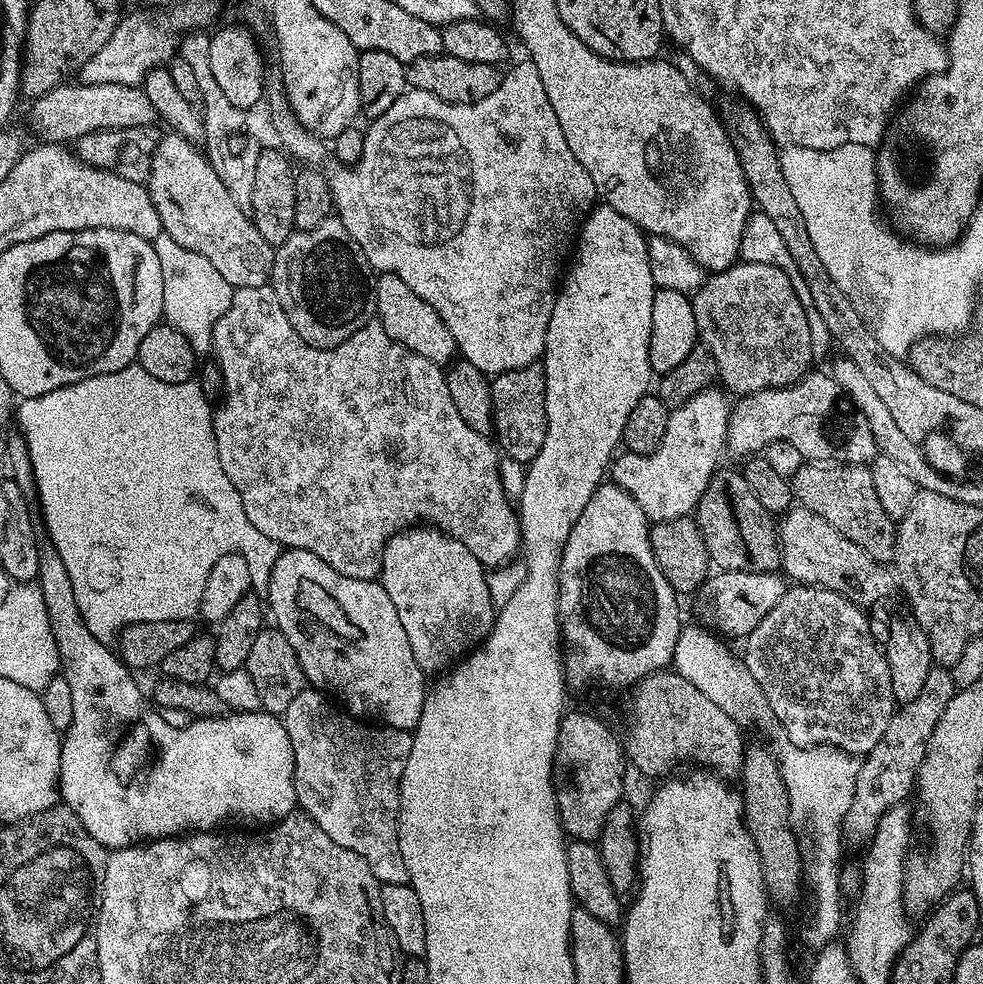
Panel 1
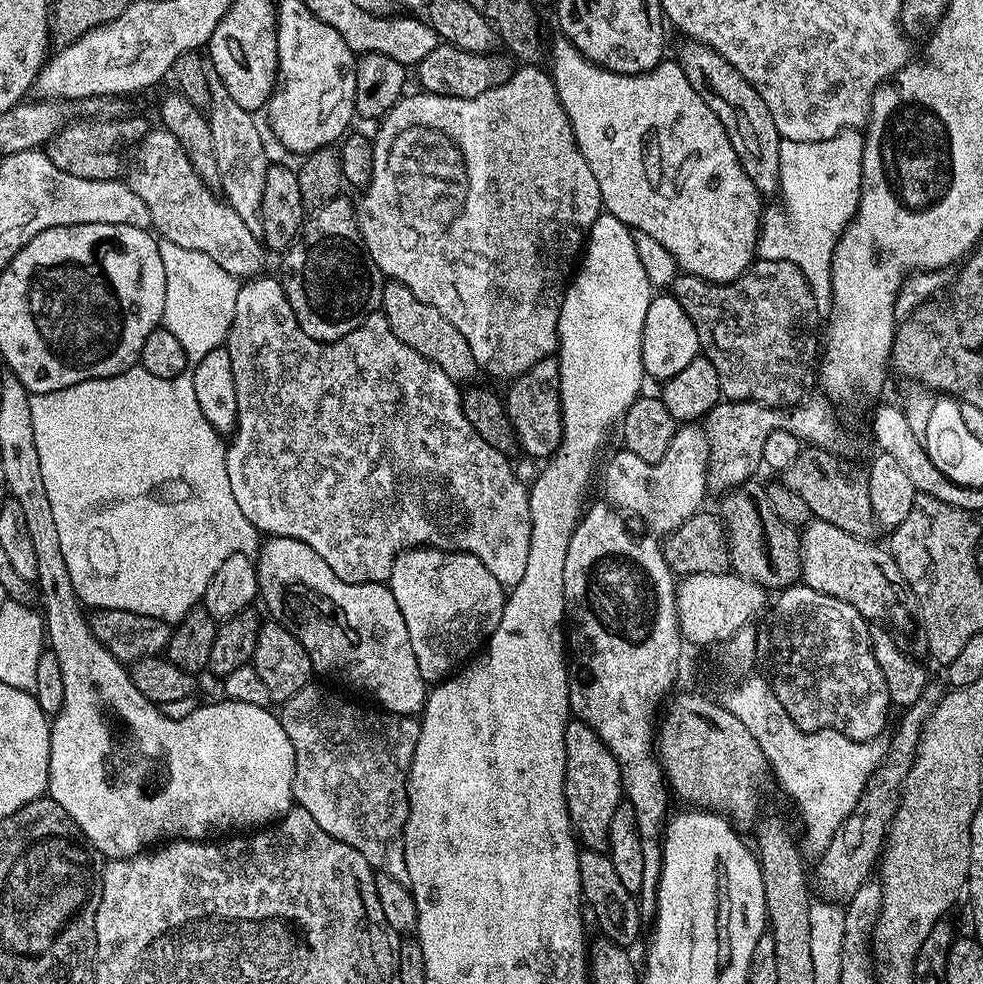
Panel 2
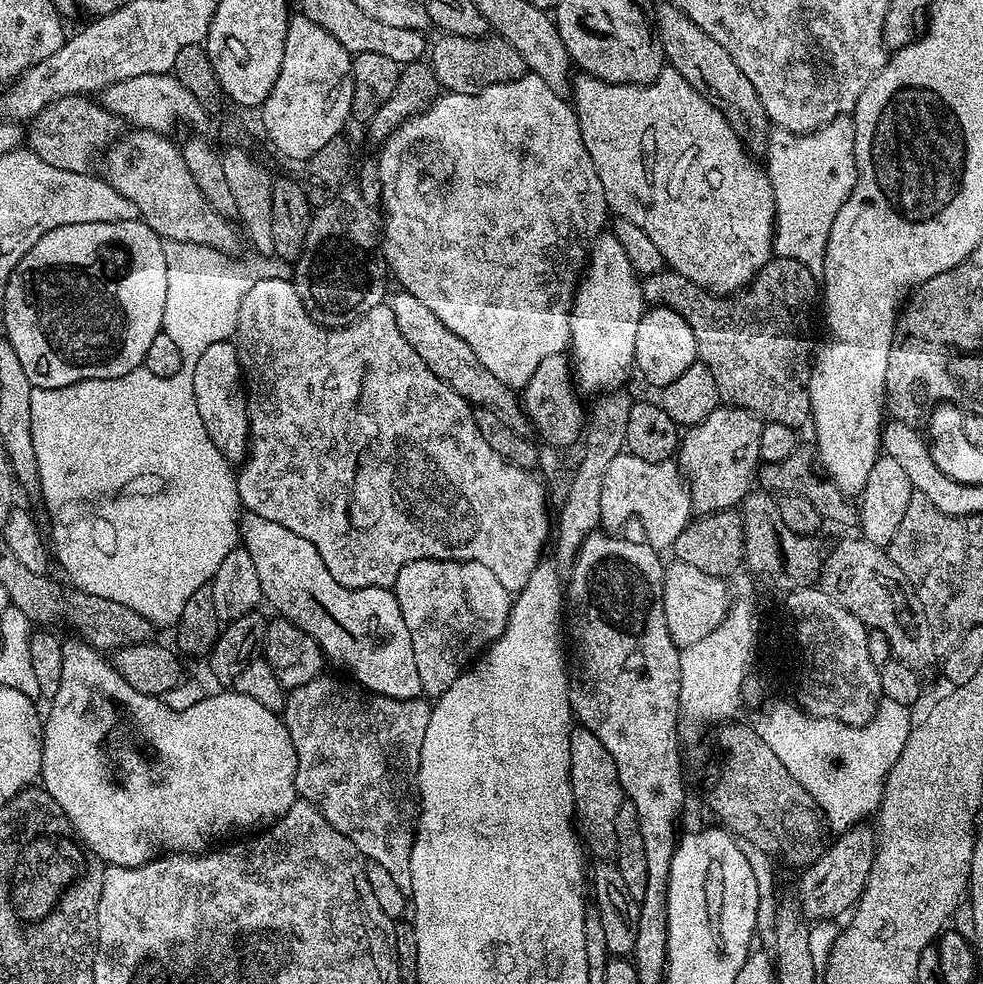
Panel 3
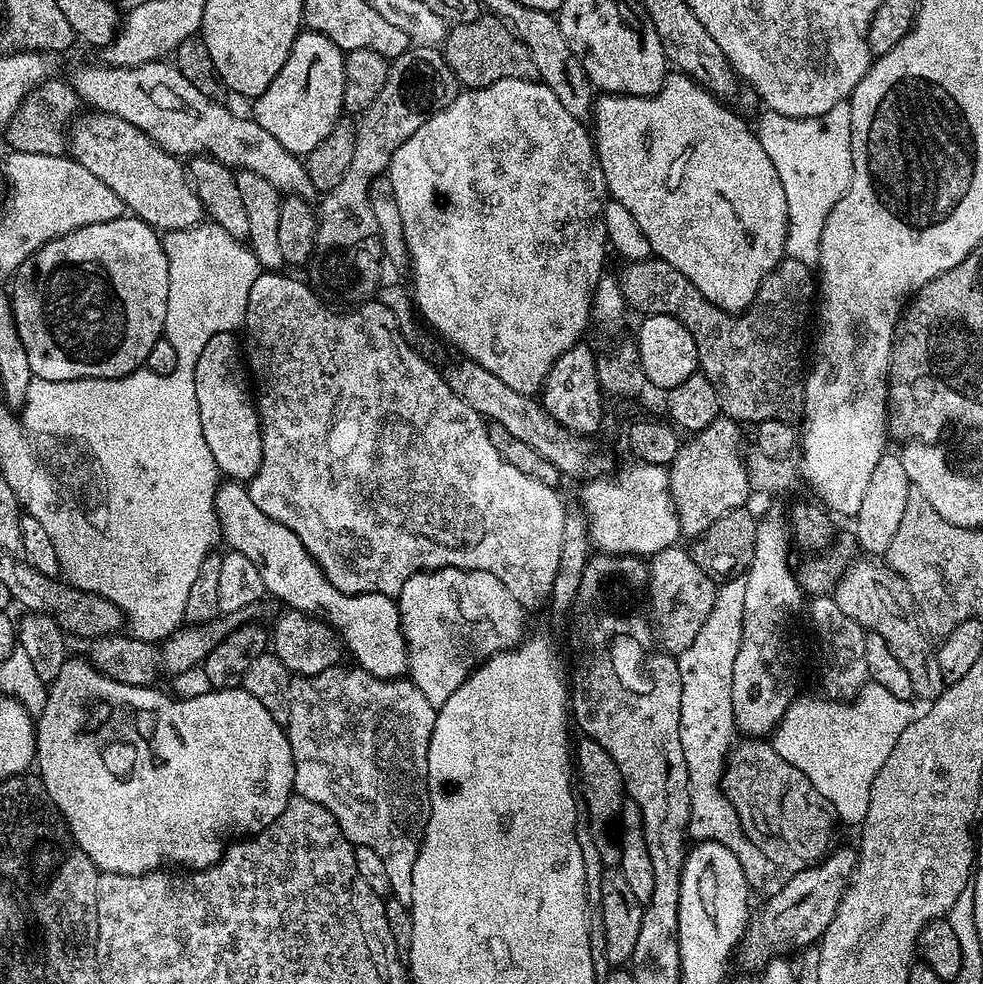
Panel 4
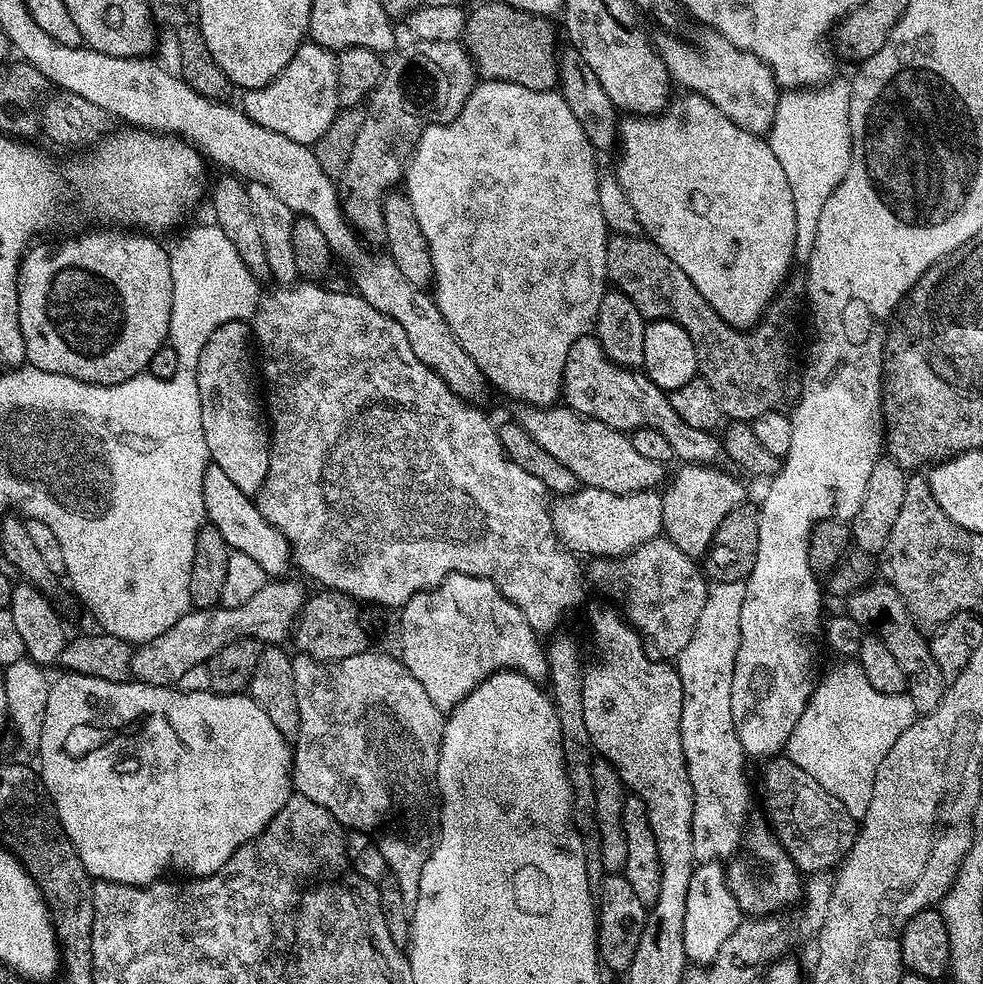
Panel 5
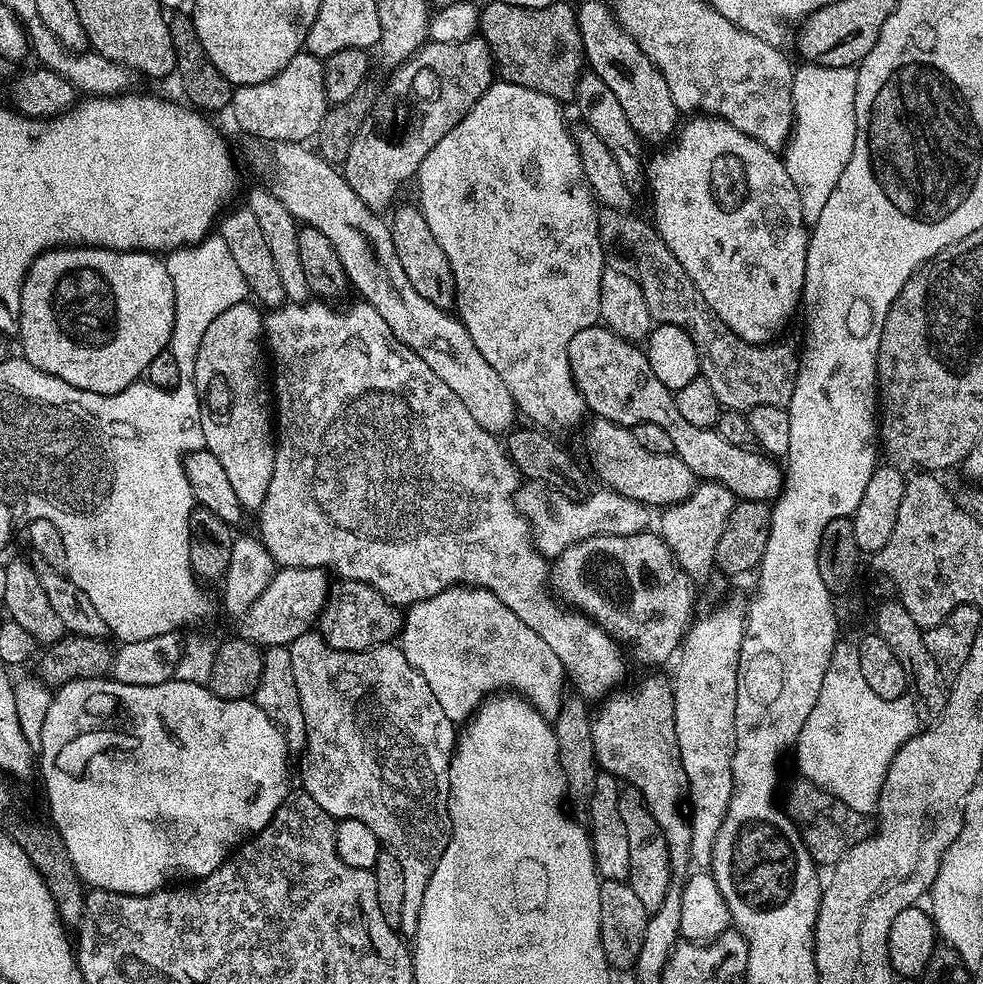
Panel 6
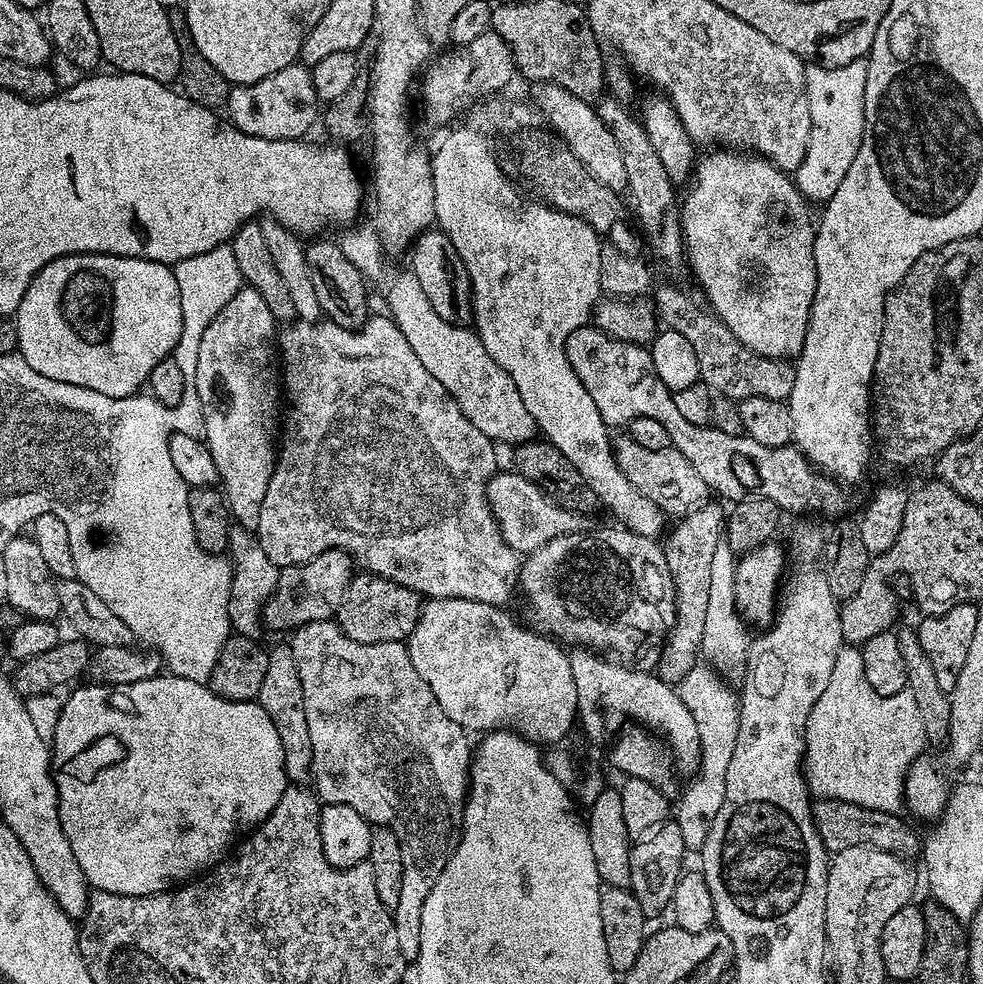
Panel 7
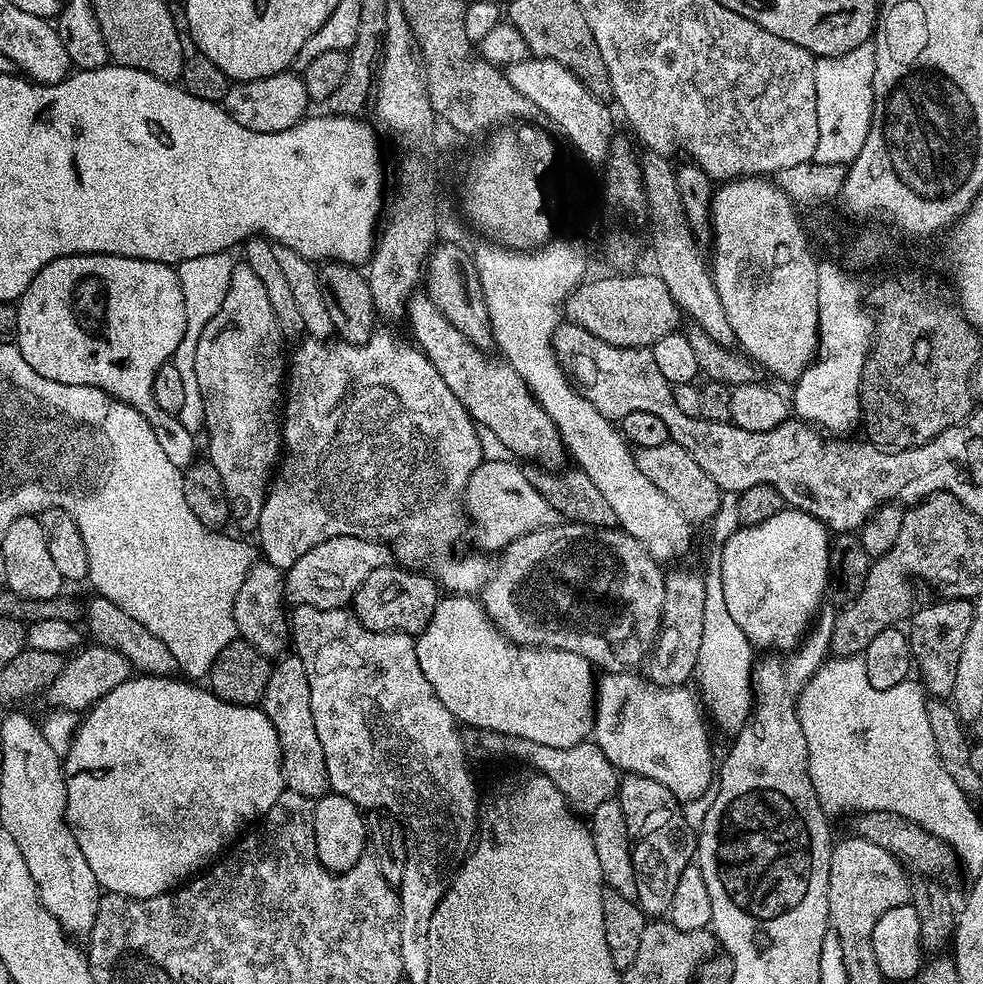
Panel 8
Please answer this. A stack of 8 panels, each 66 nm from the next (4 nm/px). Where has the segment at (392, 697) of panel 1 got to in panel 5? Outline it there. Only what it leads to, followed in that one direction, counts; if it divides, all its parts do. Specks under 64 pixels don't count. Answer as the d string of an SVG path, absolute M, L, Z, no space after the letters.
M209 463L208 469L202 474L202 498L207 523L214 525L218 534L226 538L232 552L241 552L254 558L258 566L262 566L265 577L284 578L289 575L288 567L291 569L294 561L286 538L278 529L270 526L266 518L262 518L255 499L242 494L242 490L234 486L234 481L217 464Z

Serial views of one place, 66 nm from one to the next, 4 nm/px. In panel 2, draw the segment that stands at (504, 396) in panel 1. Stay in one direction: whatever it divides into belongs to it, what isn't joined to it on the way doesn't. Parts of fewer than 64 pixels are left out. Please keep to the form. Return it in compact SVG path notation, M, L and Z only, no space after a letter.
M549 358L534 362L530 370L515 377L508 388L508 397L503 397L502 407L516 433L519 451L528 456L551 457L558 445L562 422L560 421L560 379L558 378L558 359Z

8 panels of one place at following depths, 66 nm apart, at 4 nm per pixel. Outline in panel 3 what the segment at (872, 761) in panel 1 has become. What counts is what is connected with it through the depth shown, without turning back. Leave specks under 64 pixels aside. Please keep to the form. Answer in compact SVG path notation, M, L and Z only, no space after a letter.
M867 823L853 824L845 832L829 843L813 864L807 865L796 884L798 907L809 921L819 922L832 920L836 916L843 917L860 899L866 886L866 878L870 878L870 870L876 853L876 833Z

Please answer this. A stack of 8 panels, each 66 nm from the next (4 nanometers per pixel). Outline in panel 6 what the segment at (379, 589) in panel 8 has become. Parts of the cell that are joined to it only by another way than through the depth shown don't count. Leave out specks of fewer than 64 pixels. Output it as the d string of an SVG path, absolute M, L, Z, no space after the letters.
M340 580L331 585L328 593L328 601L318 617L318 631L320 637L334 650L343 652L364 652L367 648L379 648L381 644L393 643L400 635L400 629L404 627L405 613L397 605L390 603L378 590L374 590L368 584L357 580Z

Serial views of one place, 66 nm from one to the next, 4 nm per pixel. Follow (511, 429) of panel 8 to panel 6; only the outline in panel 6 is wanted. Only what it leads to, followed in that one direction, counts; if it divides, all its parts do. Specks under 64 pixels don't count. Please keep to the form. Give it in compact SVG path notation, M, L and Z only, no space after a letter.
M277 140L271 146L256 147L260 148L253 150L252 160L256 164L264 164L270 191L282 206L286 206L286 210L290 210L297 222L322 230L322 234L330 238L346 270L349 285L360 295L357 297L374 306L401 342L414 350L414 354L418 354L418 358L422 358L422 362L426 362L426 366L430 366L430 370L434 370L434 374L438 374L454 394L458 394L462 406L470 410L474 422L478 422L482 430L493 434L507 433L517 423L518 413L510 390L506 390L506 382L502 382L494 366L478 354L478 346L474 346L464 323L414 290L398 260L389 225L385 221L383 224L380 221L383 219L370 211L354 190L350 190L343 171L338 170L335 164L327 164L319 151L304 142L295 144Z

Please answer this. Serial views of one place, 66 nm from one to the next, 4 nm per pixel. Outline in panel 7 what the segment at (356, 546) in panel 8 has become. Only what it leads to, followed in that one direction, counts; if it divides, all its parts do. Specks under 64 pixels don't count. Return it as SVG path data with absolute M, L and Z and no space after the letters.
M332 548L329 552L318 554L305 564L295 564L289 568L280 569L278 586L268 603L264 605L263 627L288 634L301 628L303 624L333 619L353 575L354 561L340 548Z

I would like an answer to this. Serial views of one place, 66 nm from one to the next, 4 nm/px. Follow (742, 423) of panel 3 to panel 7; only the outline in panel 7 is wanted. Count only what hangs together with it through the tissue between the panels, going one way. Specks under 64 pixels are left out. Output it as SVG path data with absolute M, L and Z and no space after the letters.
M705 502L681 515L675 522L677 524L673 528L671 525L667 529L662 547L676 595L676 617L660 649L660 663L654 669L655 675L673 686L679 685L680 680L686 678L701 655L710 595L710 562L718 542L726 536L726 512L716 504Z

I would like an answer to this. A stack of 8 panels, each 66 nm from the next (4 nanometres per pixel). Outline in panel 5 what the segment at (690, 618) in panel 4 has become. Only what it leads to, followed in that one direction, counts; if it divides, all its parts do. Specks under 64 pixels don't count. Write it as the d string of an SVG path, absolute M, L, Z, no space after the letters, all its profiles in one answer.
M657 538L638 546L625 556L619 558L598 556L589 559L587 564L589 582L604 595L601 597L613 596L611 599L619 605L628 623L640 635L640 641L644 643L644 649L650 659L672 662L682 654L682 650L686 650L690 638L694 638L694 626L698 622L698 614L702 614L702 606L706 606L710 587L701 565L693 557L682 554L682 550L674 546L674 542L666 538Z

